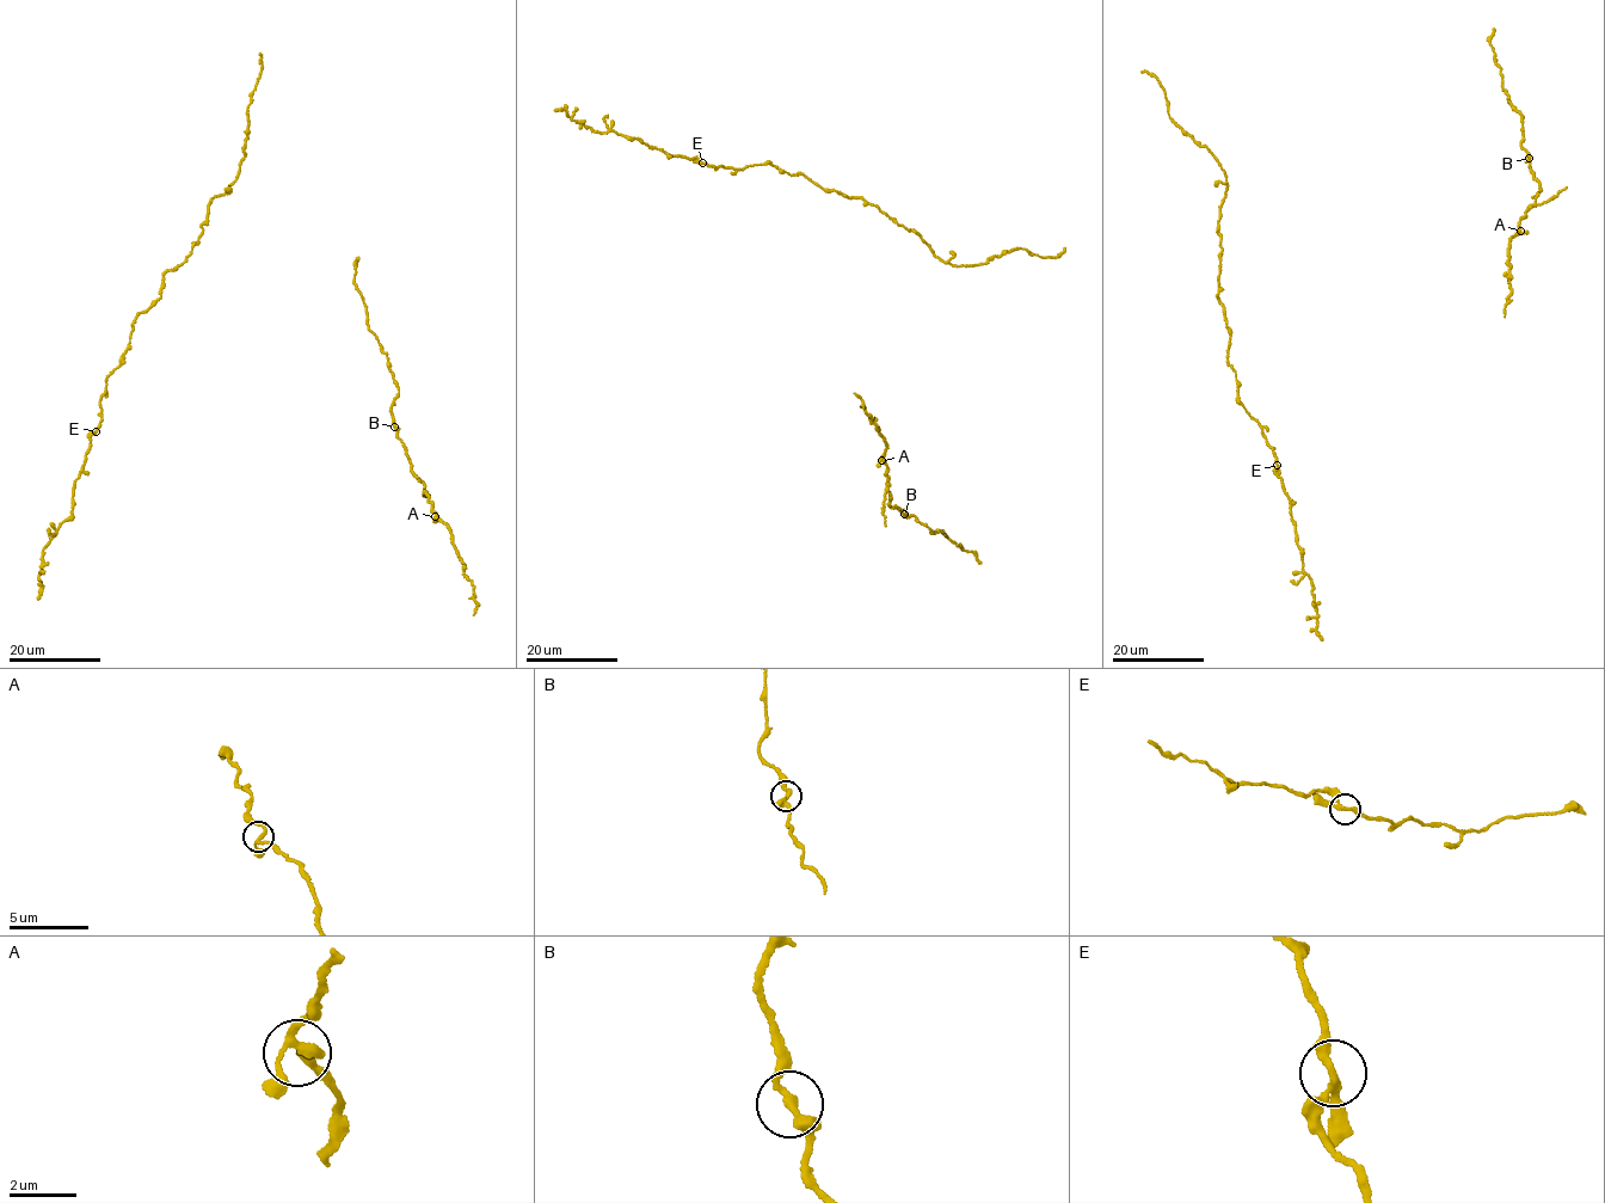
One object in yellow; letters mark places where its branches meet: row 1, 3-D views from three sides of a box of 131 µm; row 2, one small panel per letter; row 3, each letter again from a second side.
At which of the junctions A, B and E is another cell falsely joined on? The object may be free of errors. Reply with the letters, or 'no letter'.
no letter

